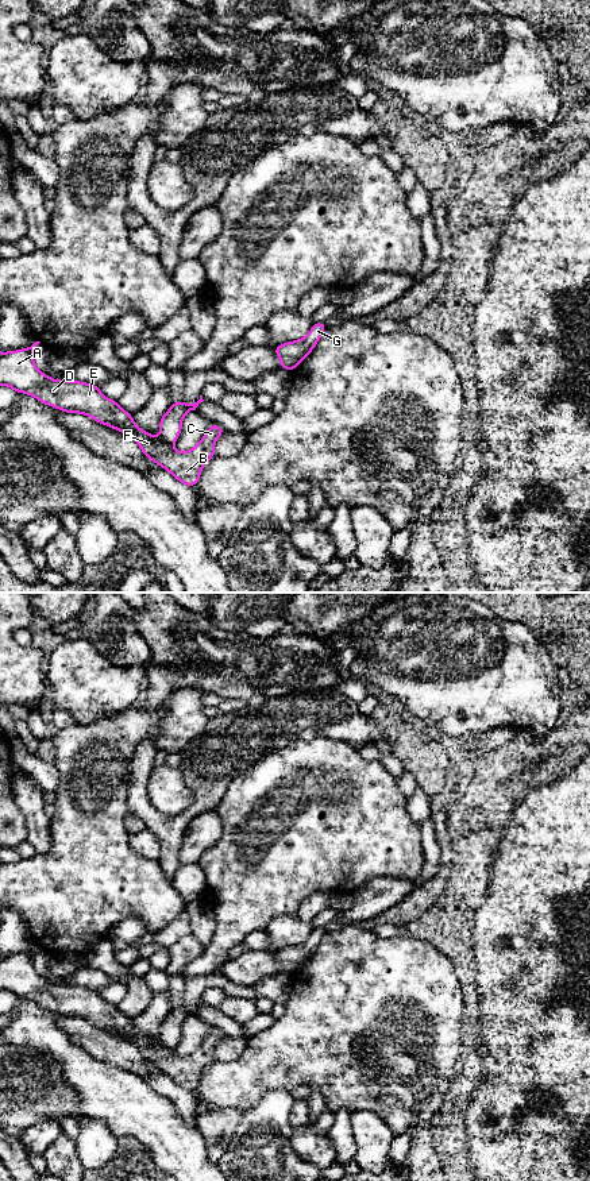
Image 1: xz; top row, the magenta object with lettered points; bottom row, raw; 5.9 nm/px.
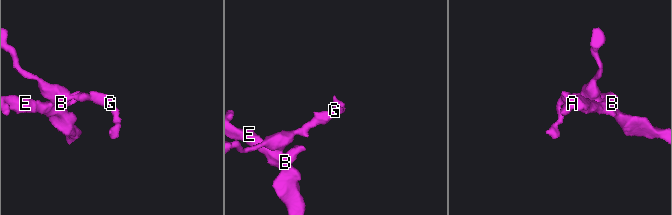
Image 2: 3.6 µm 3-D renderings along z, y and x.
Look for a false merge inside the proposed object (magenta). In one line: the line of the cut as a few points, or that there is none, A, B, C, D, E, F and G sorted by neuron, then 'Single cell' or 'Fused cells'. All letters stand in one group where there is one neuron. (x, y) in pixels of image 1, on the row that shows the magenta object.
Split along xz (158, 436), (172, 446). Groups: A B C D E F / G. Fused cells

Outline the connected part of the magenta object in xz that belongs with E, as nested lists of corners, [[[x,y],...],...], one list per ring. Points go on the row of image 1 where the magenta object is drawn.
[[[35,341],[31,347],[18,351],[0,352],[0,385],[32,395],[65,413],[81,413],[123,432],[139,444],[149,459],[167,470],[177,480],[186,486],[197,485],[203,466],[215,456],[215,443],[225,429],[212,424],[196,447],[185,452],[176,451],[159,436],[142,431],[134,422],[131,413],[103,395],[99,386],[53,379],[39,371],[34,363],[34,348],[39,343]]]

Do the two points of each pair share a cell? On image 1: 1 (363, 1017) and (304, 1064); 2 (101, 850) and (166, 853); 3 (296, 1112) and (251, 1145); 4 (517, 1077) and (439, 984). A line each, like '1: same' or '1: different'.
1: same
2: different
3: different
4: different

